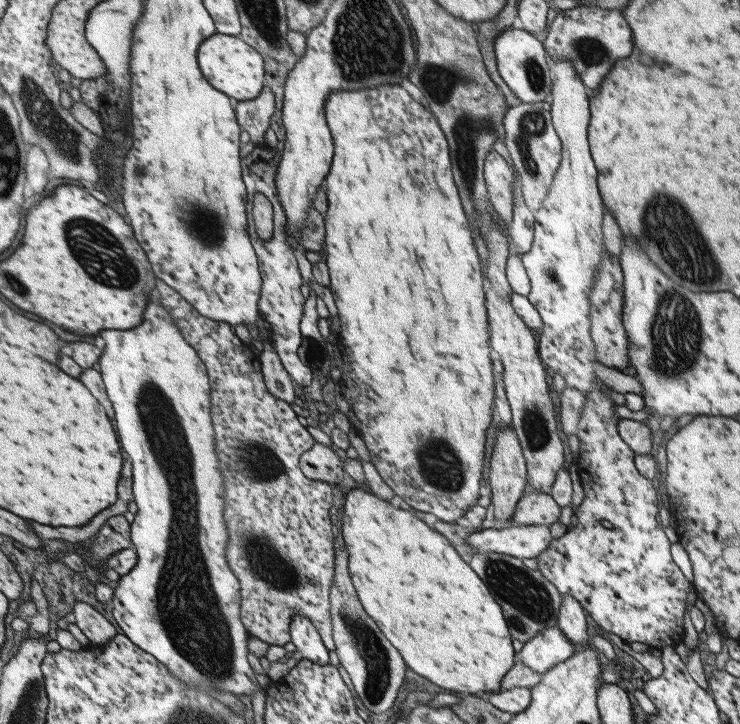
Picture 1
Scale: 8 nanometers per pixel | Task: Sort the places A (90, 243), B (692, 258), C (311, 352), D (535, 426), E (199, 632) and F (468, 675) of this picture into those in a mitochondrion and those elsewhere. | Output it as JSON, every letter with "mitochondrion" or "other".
{"A":"mitochondrion","B":"mitochondrion","C":"mitochondrion","D":"mitochondrion","E":"mitochondrion","F":"other"}

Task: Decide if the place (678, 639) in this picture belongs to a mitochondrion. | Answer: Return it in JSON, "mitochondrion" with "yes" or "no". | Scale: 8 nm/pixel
{"mitochondrion":"no"}

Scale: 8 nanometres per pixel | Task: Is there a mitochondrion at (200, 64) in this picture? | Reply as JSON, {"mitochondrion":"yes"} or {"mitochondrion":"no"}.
{"mitochondrion":"no"}

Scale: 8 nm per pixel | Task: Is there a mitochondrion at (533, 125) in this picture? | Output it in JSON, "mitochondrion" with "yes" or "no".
{"mitochondrion":"yes"}

